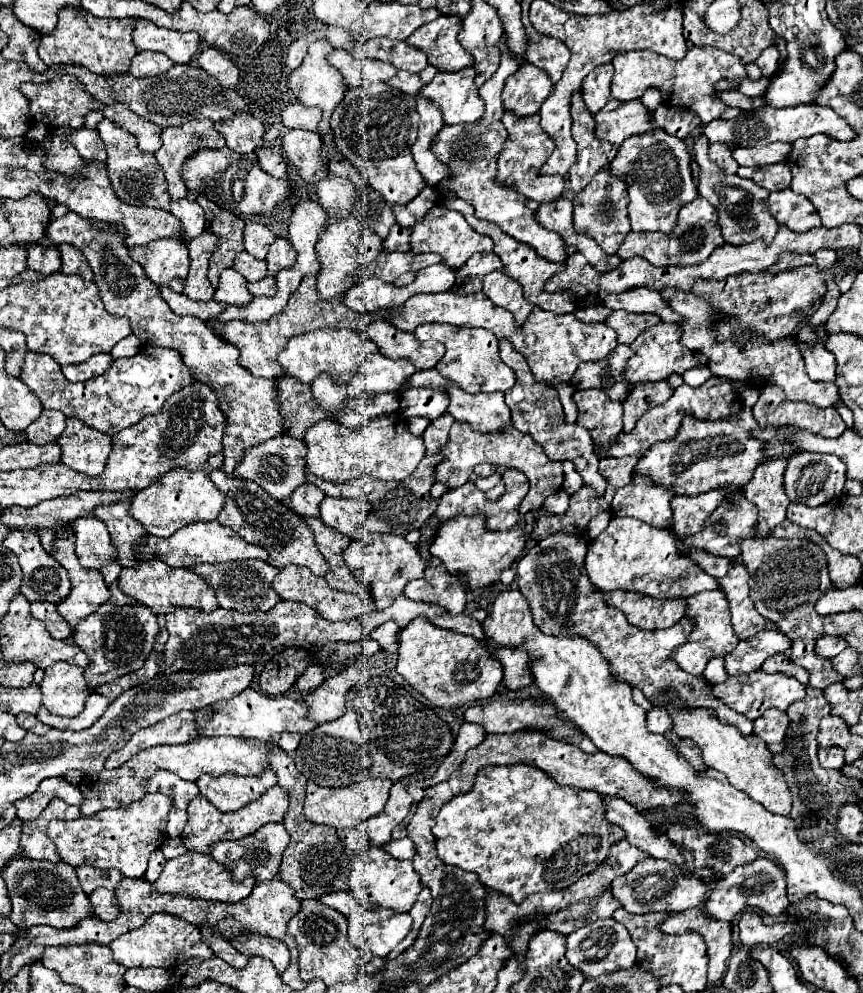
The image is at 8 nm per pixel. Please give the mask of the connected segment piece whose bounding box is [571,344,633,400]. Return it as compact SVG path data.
M619 344L607 358L597 362L583 362L573 374L571 386L577 390L599 388L605 390L611 400L621 400L631 390L631 384L623 378L623 368L631 356L633 350L625 344Z

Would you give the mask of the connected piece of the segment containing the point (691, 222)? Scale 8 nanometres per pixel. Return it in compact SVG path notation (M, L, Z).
M699 196L691 204L685 204L679 210L679 222L671 234L629 232L629 236L625 238L625 242L617 254L623 260L641 256L641 258L649 260L653 266L693 266L693 264L707 260L711 256L711 252L721 244L725 244L725 240L723 240L721 228L717 224L717 210L703 196Z

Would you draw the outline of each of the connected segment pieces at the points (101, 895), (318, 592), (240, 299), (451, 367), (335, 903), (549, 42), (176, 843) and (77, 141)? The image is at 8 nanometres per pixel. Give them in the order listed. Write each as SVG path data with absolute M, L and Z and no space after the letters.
M97 888L95 892L89 894L89 900L91 900L91 904L93 904L95 916L101 918L101 920L105 920L105 922L115 920L115 918L121 914L121 908L119 908L119 902L117 902L113 890Z
M285 566L283 570L279 570L277 578L273 580L273 588L275 592L283 598L283 600L295 600L295 602L303 602L307 606L311 606L319 616L323 616L325 620L331 622L339 622L339 620L353 620L353 618L361 618L369 612L369 606L365 606L357 594L349 594L349 592L337 592L333 588L329 588L329 584L325 582L325 578L315 576L309 568L305 566Z
M227 268L225 272L221 272L221 284L215 290L215 300L241 308L241 304L249 304L253 296L247 290L247 280L233 268Z
M421 324L415 330L417 340L437 340L445 344L447 352L435 366L437 372L457 382L465 392L505 392L515 384L515 372L499 358L499 342L493 332L485 328L469 328L451 324Z
M335 892L335 894L327 894L321 898L321 902L329 908L335 908L337 912L341 912L347 918L349 924L349 942L361 950L373 952L375 956L387 956L411 930L411 916L409 914L397 914L393 910L387 908L375 908L375 906L361 906L349 892Z
M523 8L523 26L525 26L525 36L527 36L527 52L525 60L547 70L551 81L554 83L557 77L563 74L569 62L569 48L555 38L539 34L531 22L529 22L529 8Z
M167 838L167 840L161 844L161 852L163 852L165 858L169 860L169 858L177 858L177 856L185 854L187 848L181 844L179 838Z
M81 128L81 130L75 130L71 132L71 136L67 136L69 142L73 142L73 146L79 150L79 154L89 160L89 162L99 162L99 164L105 164L105 144L103 140L97 136L97 130L87 130L87 128Z

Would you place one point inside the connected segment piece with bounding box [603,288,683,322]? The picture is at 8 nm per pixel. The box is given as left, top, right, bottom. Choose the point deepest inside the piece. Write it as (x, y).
(641, 300)

